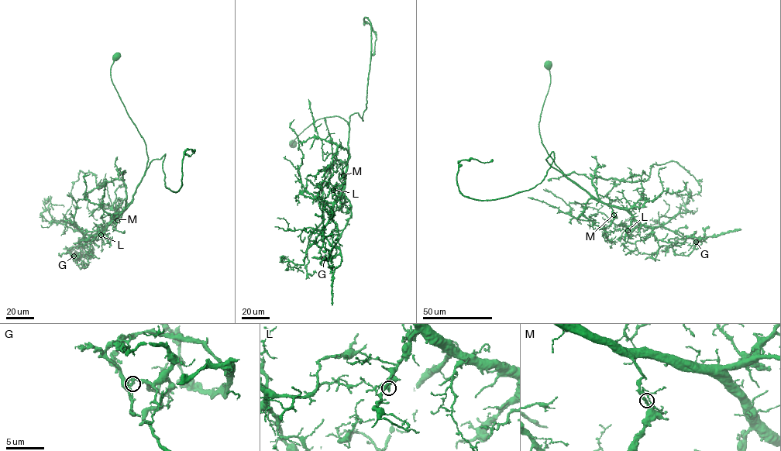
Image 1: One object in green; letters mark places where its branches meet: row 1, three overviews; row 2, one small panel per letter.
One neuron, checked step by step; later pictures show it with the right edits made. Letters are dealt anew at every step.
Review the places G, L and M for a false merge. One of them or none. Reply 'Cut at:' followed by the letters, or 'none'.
Cut at: G

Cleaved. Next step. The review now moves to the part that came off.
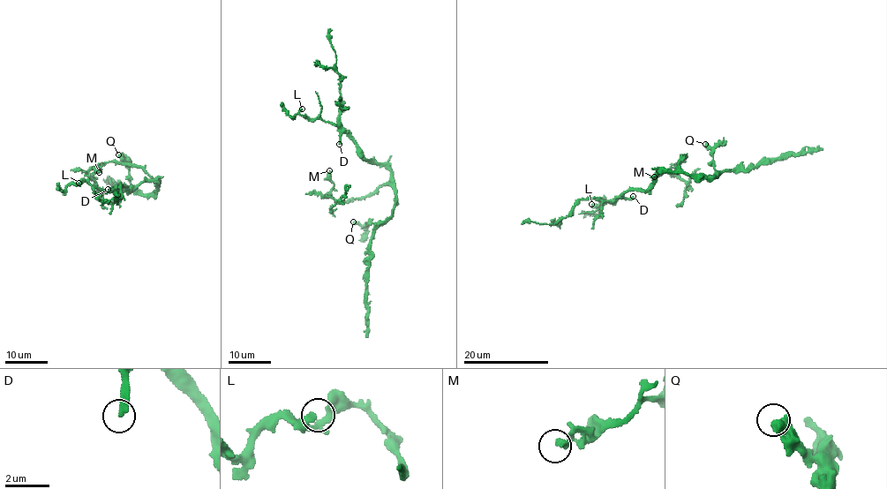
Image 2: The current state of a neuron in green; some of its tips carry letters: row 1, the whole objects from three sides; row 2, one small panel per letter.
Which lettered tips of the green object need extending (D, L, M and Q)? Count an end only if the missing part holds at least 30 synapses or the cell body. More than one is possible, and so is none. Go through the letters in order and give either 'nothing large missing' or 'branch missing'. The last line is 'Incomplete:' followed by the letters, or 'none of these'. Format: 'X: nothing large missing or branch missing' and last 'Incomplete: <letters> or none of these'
D: branch missing
L: nothing large missing
M: nothing large missing
Q: nothing large missing
Incomplete: D

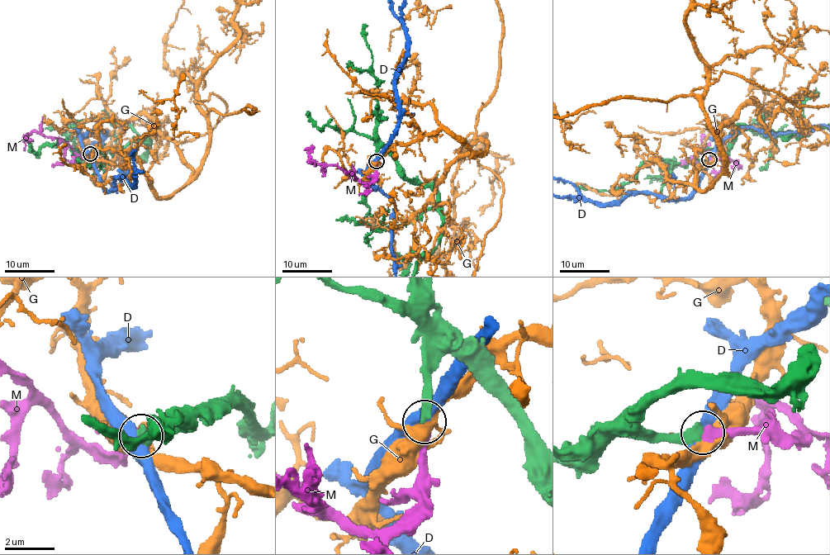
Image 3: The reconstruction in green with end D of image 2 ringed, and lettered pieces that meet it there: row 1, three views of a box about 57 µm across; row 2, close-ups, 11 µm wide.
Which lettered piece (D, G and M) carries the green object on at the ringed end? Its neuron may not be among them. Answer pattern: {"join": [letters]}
{"join": ["M"]}

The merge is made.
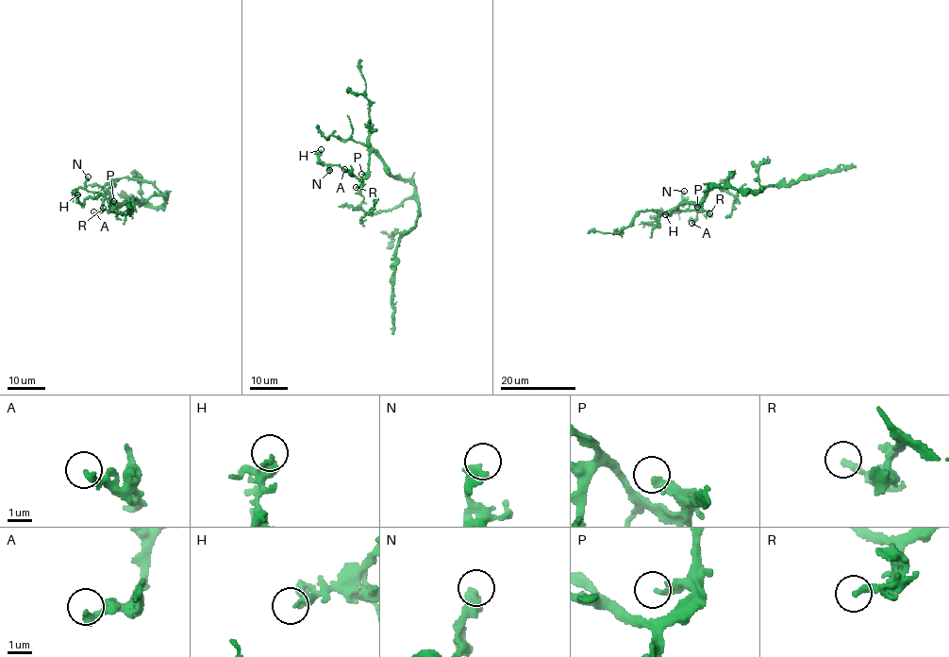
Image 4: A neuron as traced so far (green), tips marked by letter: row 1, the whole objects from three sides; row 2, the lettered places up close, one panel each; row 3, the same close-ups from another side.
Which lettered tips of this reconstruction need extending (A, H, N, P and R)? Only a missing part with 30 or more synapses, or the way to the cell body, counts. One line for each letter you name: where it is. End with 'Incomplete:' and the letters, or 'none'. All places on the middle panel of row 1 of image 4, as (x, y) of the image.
Incomplete: none

